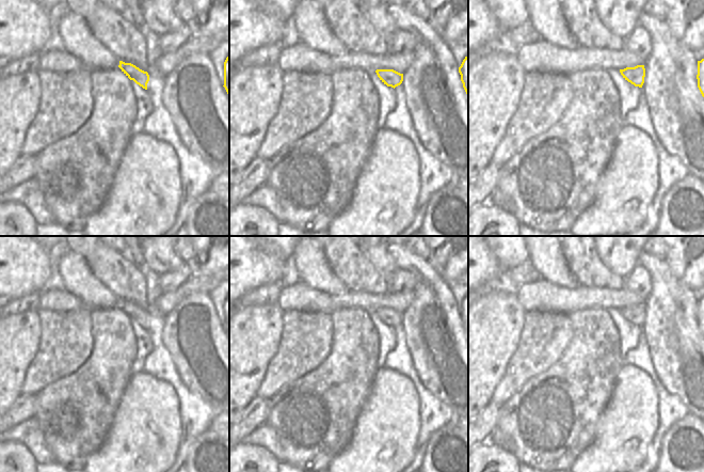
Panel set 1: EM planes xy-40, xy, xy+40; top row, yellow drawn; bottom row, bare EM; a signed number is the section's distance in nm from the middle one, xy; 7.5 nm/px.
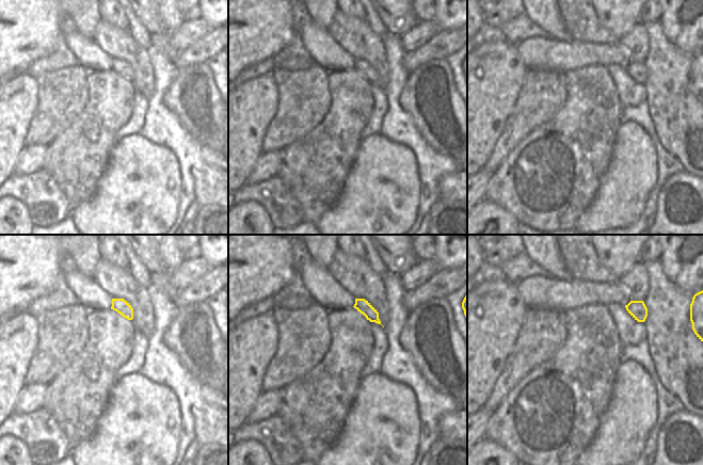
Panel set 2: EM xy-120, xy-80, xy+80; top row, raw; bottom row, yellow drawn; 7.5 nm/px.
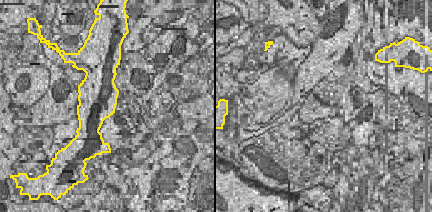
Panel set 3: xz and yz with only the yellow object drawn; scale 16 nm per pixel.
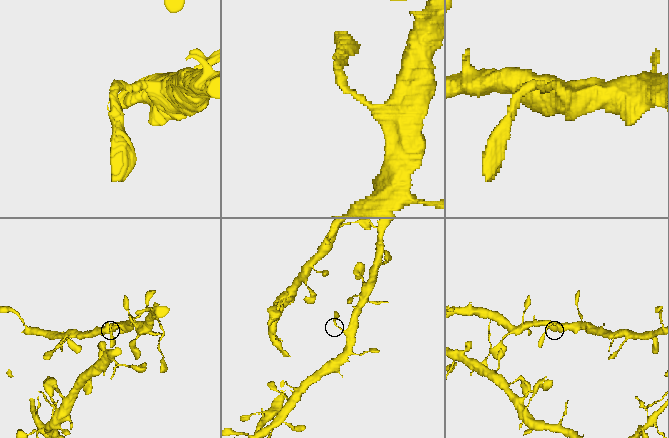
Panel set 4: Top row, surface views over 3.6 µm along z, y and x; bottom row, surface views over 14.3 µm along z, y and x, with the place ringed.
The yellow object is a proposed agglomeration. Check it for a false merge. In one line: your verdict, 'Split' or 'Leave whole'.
Leave whole.

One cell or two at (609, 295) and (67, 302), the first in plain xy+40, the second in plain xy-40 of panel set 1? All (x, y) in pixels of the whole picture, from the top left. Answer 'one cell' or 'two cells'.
one cell

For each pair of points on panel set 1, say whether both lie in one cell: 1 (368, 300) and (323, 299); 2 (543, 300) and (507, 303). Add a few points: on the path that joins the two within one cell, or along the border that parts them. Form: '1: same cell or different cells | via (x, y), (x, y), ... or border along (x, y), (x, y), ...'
1: same cell | via (357, 300), (334, 300)
2: different cells | border along (515, 294), (517, 302), (525, 310)

